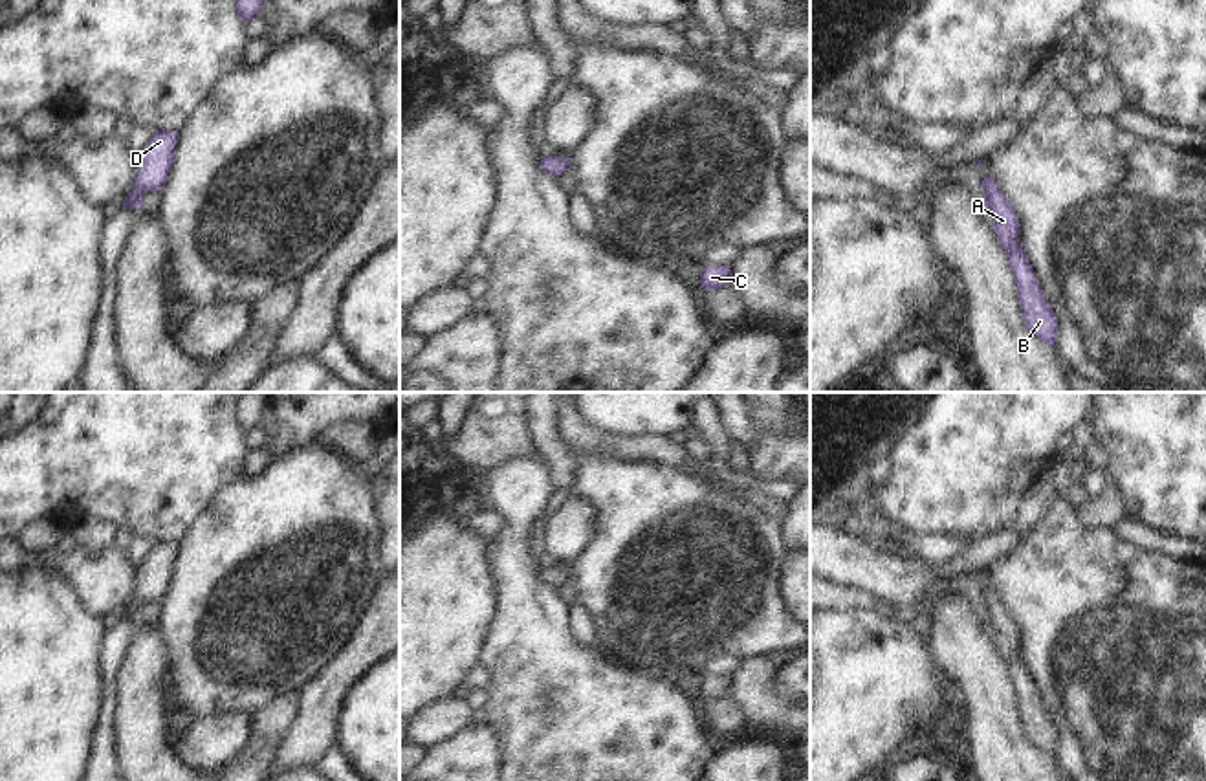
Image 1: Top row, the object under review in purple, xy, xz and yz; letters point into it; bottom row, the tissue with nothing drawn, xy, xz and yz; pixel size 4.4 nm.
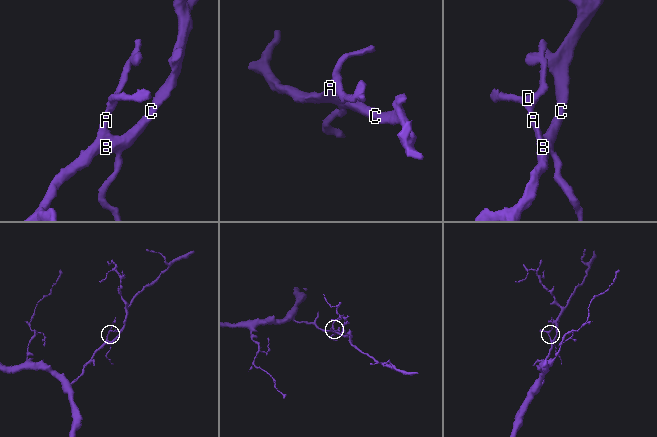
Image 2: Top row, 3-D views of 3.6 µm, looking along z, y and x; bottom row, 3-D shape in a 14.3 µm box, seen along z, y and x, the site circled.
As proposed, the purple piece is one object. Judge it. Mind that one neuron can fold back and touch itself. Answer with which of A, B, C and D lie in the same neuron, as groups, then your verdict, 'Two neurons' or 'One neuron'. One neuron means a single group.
Groups: A B C D. One neuron.

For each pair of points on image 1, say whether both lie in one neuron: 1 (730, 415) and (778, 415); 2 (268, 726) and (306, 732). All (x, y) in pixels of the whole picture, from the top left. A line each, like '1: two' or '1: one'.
1: two
2: two

